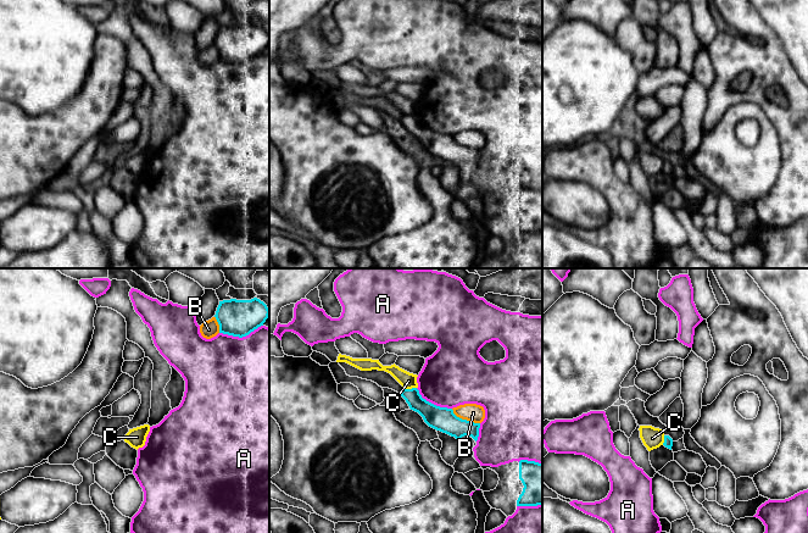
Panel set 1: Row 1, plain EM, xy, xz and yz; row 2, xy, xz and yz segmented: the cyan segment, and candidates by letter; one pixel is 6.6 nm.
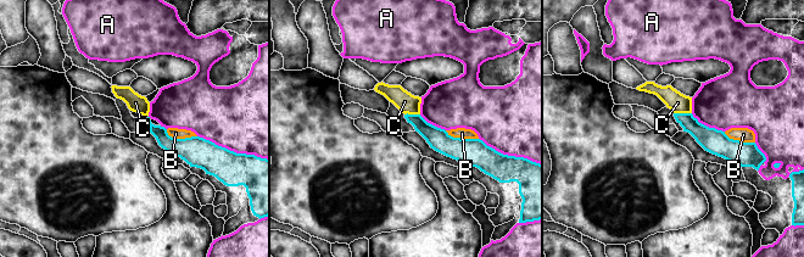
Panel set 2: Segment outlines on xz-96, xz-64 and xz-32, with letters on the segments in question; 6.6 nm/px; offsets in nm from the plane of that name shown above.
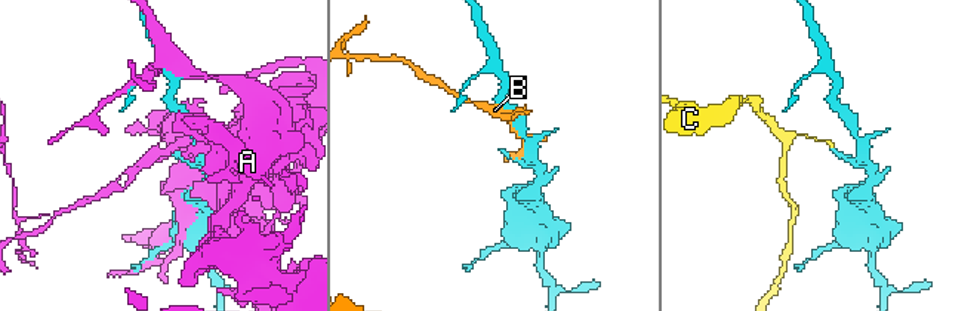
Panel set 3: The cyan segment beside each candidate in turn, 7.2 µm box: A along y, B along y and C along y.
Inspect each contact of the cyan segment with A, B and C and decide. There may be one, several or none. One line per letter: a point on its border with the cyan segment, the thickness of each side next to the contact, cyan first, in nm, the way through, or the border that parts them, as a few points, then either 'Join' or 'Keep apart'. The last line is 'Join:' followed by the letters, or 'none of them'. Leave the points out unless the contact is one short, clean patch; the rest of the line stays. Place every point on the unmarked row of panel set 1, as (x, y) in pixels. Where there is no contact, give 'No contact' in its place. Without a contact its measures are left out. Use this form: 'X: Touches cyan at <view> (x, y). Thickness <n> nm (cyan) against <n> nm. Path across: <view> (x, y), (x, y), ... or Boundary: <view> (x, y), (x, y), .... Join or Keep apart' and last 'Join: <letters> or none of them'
A: Touches cyan at xy (240, 64). Thickness 240 nm (cyan) against 500 nm. Keep apart
B: Touches cyan at xz (464, 146). Thickness 160 nm (cyan) against 120 nm. Keep apart
C: Touches cyan at xz (410, 116). Thickness 150 nm (cyan) against 110 nm. Boundary: xz (416, 114), (404, 116). Keep apart
Join: none of them

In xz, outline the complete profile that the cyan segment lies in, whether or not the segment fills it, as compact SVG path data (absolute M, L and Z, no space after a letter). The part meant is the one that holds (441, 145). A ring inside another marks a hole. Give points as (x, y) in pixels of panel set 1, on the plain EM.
M417 115L403 116L400 122L406 127L411 137L423 144L429 154L458 167L464 162L472 163L475 168L478 167L480 150L462 146L453 140L452 135L440 134L427 128Z

